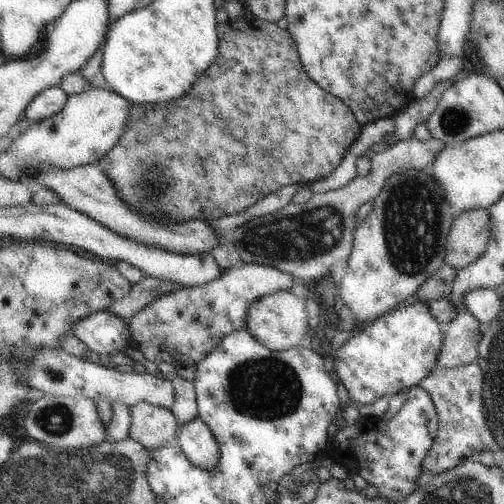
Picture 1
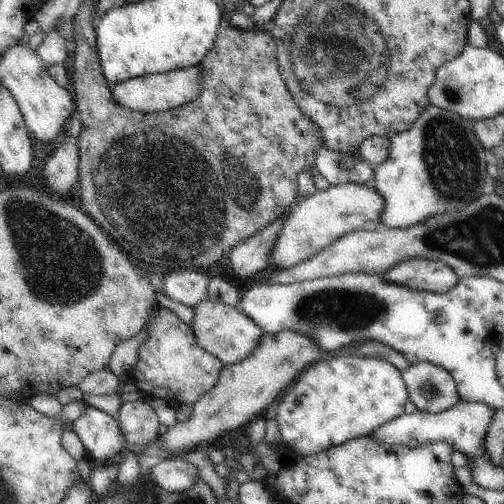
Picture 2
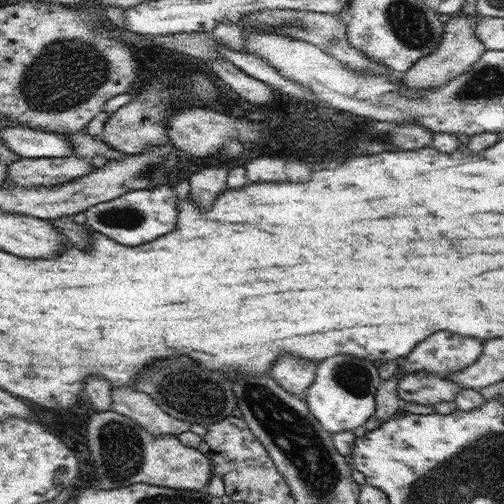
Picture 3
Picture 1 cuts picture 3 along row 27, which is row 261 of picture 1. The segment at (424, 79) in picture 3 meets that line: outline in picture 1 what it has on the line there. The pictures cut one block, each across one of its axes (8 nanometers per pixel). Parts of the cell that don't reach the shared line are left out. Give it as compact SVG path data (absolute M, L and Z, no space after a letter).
M467 210L459 214L447 234L445 242L445 266L455 268L457 272L479 260L489 242L491 216L489 210Z

